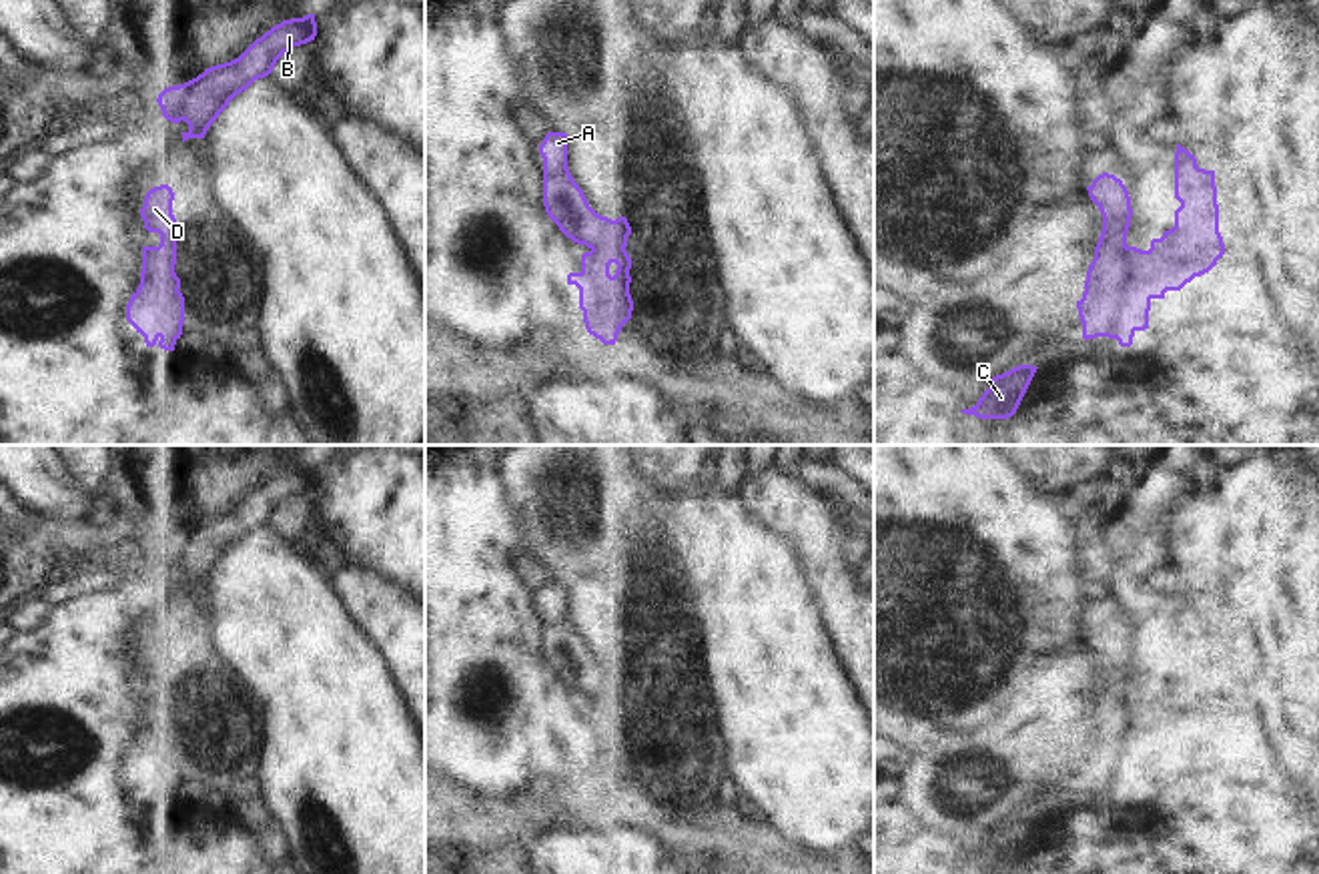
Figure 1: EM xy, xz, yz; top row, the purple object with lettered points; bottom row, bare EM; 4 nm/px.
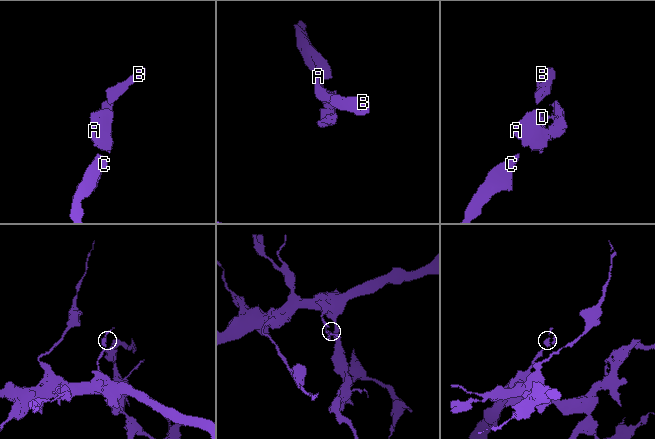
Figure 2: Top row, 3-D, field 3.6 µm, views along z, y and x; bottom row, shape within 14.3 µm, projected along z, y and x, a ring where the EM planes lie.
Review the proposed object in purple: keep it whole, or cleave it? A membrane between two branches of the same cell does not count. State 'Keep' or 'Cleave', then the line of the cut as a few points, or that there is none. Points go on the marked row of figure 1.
Keep. No split

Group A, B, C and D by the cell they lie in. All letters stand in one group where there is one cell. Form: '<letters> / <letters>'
A B C D

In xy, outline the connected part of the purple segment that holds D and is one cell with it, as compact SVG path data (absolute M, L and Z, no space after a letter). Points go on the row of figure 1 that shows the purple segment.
M168 184L146 192L140 216L148 233L160 235L158 247L142 247L140 285L126 305L126 321L144 337L146 347L174 351L182 335L184 297L178 291L174 192Z

